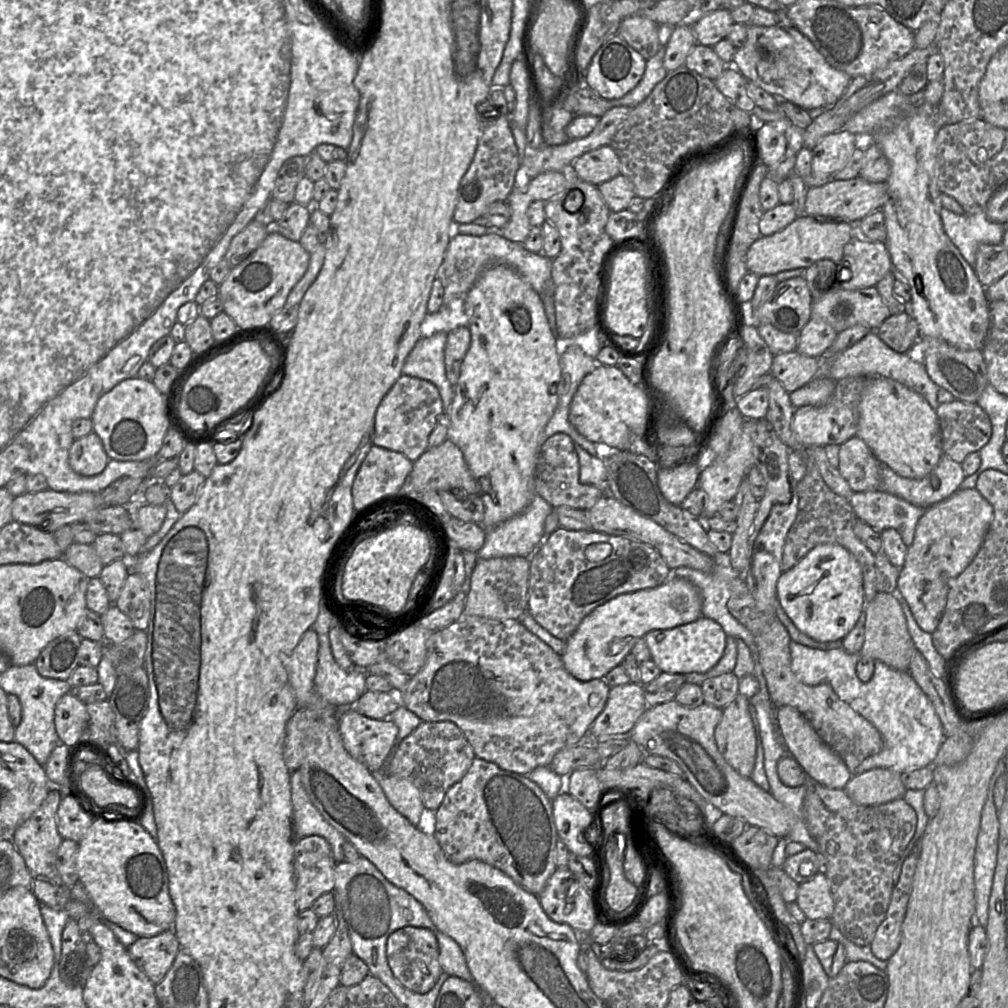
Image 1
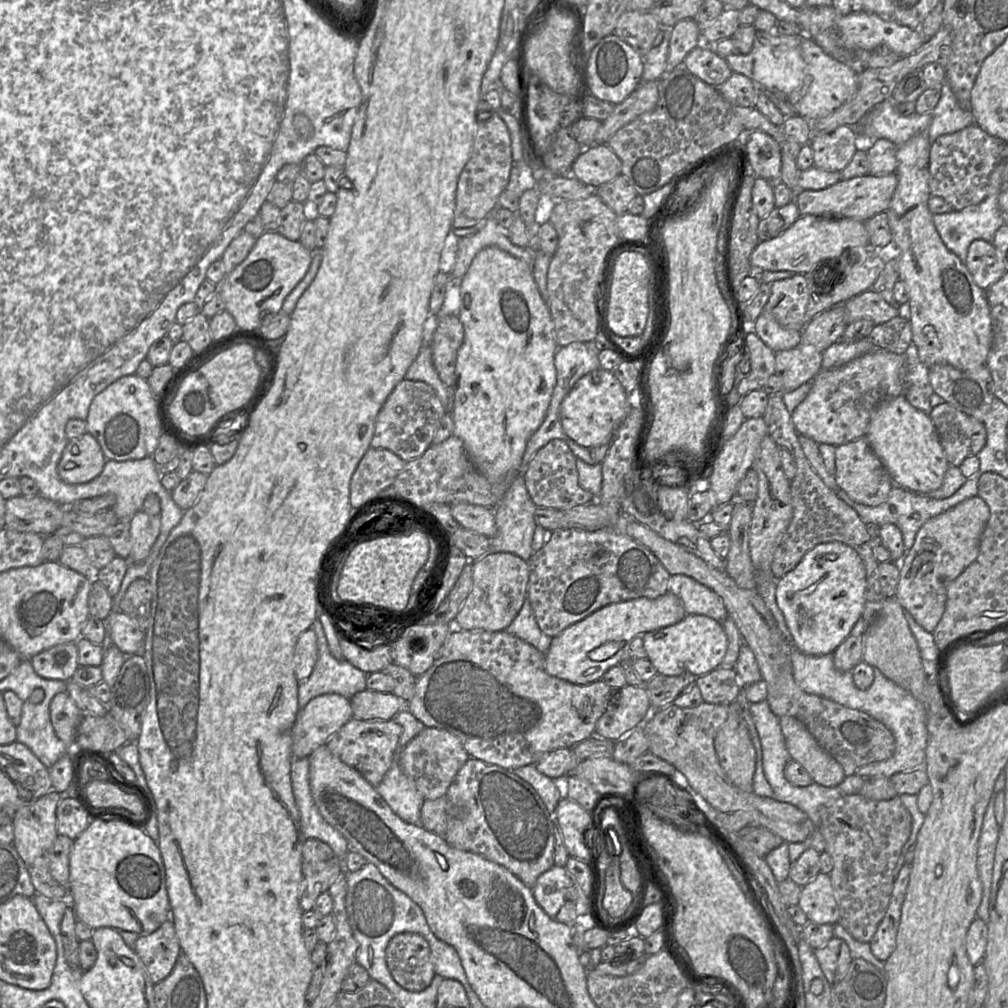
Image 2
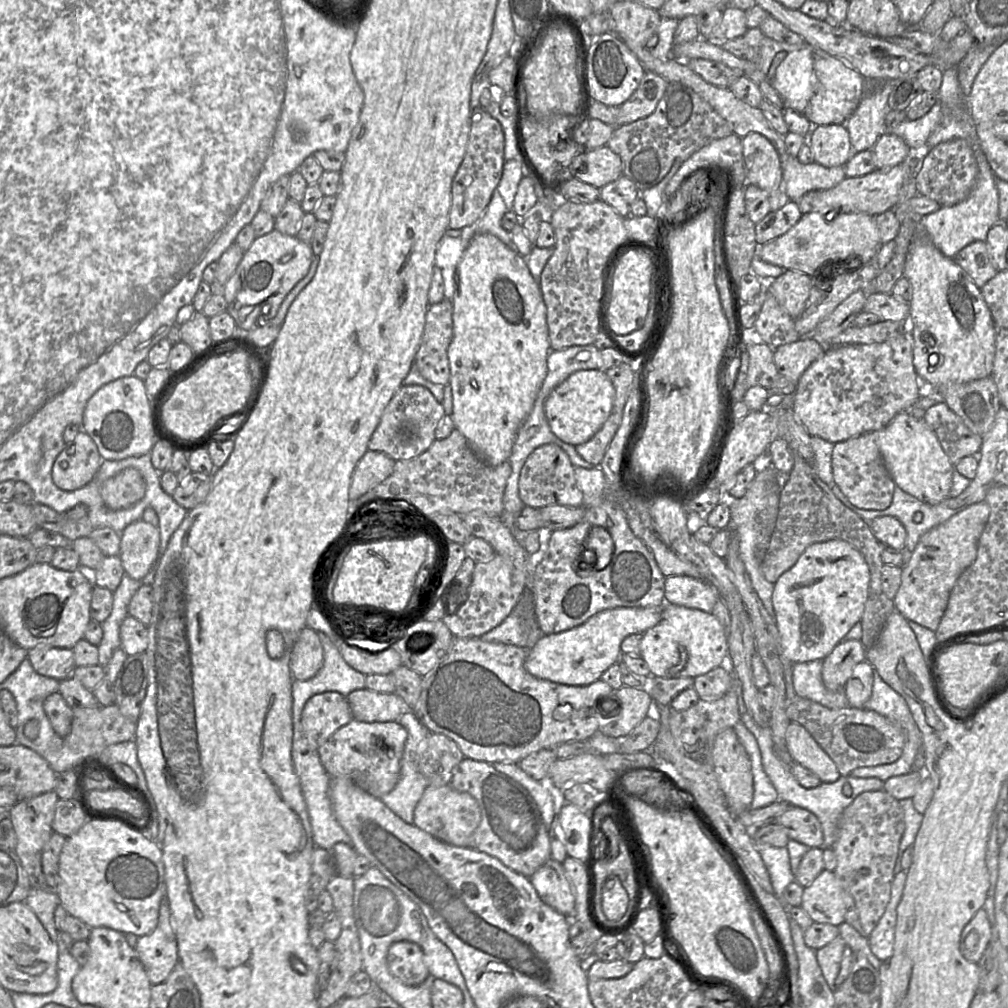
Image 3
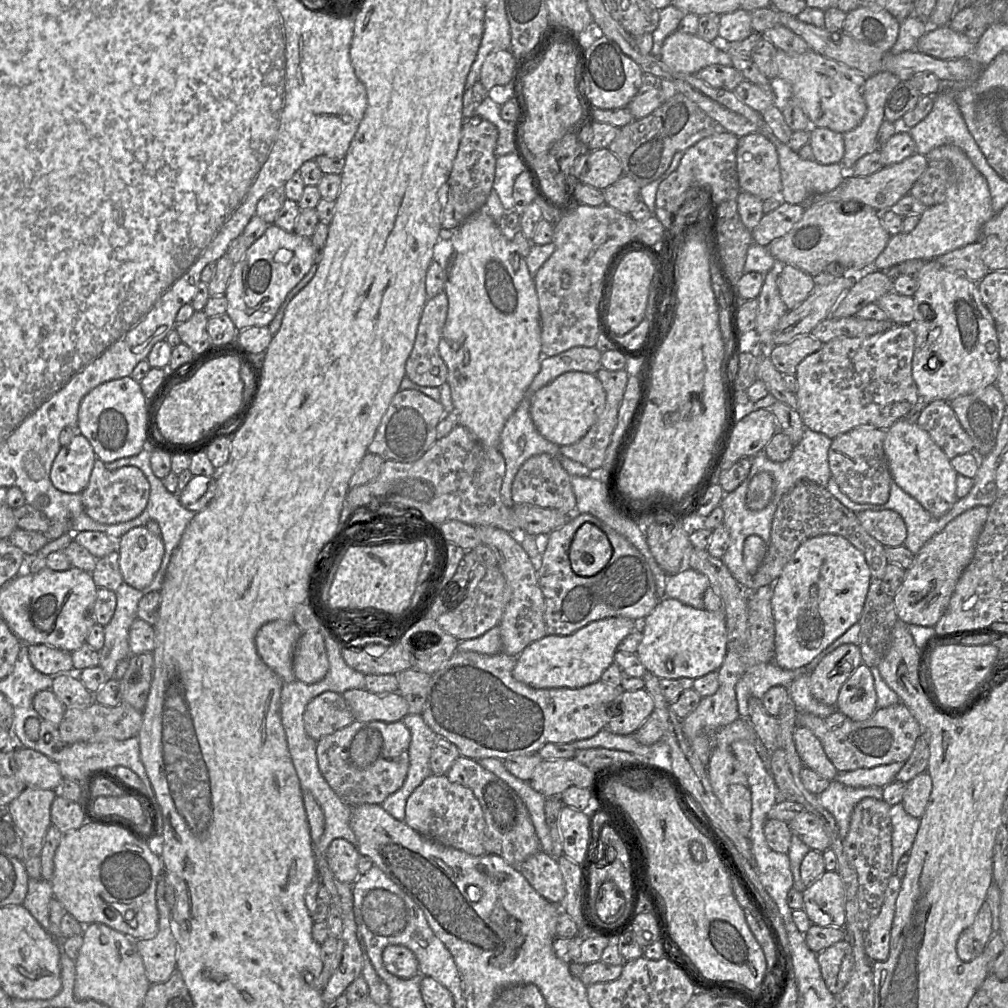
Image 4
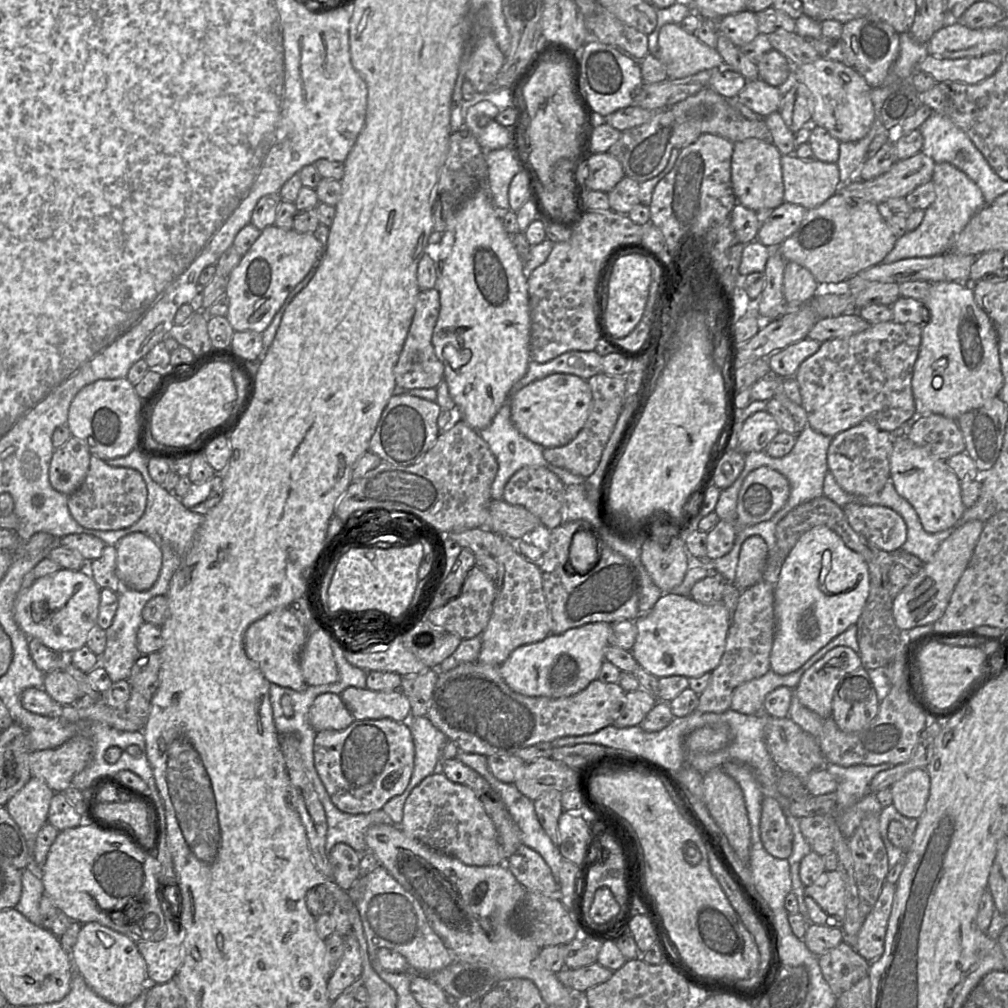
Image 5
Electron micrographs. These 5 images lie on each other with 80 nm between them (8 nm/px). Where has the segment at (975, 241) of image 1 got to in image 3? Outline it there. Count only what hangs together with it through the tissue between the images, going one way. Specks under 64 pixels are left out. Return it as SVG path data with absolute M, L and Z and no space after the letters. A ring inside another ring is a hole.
M979 140L972 146L978 165L975 184L966 199L952 205L941 206L937 211L920 218L920 225L930 237L933 244L943 255L953 258L962 248L974 241L986 241L989 230L999 222L998 191L995 184L995 174L983 150L979 147Z

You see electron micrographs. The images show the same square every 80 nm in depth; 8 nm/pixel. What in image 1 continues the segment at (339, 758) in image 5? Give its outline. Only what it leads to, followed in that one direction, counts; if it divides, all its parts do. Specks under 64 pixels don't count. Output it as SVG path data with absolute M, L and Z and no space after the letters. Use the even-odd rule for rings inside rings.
M355 707L339 709L338 728L346 751L364 764L370 772L379 770L388 757L398 734L398 727L389 718L376 720L364 716Z

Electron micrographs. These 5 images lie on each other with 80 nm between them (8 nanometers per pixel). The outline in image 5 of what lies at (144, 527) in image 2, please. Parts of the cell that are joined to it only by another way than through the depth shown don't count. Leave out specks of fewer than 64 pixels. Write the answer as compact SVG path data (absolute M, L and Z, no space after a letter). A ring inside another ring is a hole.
M134 532L122 538L116 544L116 550L116 575L122 583L122 587L135 591L150 589L157 581L162 567L161 548L148 535Z

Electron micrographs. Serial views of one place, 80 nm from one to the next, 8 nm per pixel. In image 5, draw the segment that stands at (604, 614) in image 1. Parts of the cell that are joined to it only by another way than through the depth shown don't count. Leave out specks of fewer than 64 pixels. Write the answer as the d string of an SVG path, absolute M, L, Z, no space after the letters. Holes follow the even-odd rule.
M608 622L589 623L562 634L550 634L542 641L516 648L499 666L499 672L513 691L524 696L561 698L575 695L597 680L611 634L612 624Z

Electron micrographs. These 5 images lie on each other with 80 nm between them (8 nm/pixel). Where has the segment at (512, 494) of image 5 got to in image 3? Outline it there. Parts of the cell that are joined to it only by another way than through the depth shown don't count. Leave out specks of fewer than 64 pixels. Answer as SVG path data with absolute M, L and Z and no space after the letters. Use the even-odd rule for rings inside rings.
M554 443L542 445L528 456L520 472L518 490L525 506L536 509L554 505L583 506L583 494L575 480L574 466L567 453Z

